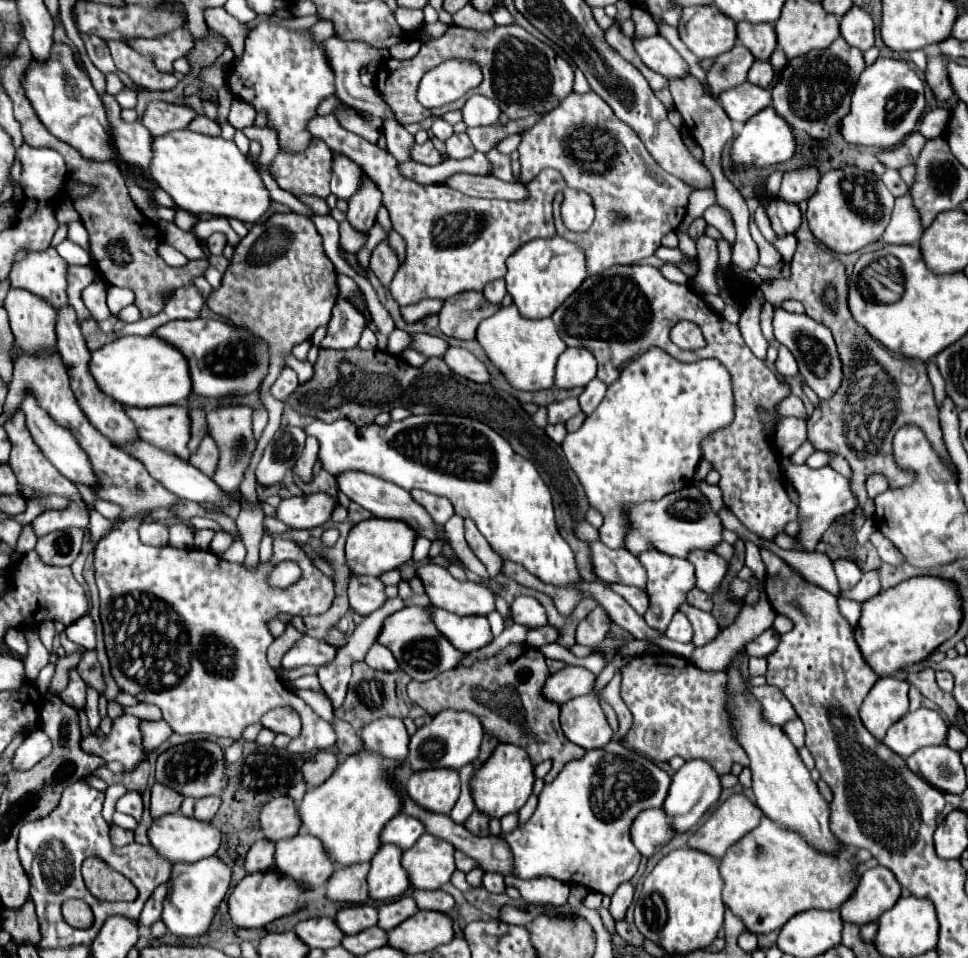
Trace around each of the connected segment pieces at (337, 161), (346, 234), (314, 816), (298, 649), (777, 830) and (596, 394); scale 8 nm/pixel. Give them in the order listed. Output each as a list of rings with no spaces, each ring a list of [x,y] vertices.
[[[333,152],[333,170],[331,170],[331,192],[337,198],[349,200],[351,194],[359,188],[359,166],[351,162],[345,154]]]
[[[343,220],[343,222],[341,222],[339,232],[341,232],[341,248],[343,248],[343,250],[347,250],[347,252],[357,254],[357,252],[367,244],[367,234],[363,234],[363,232],[355,234],[353,226],[351,226],[351,224],[347,224],[347,220]]]
[[[369,750],[347,756],[327,782],[317,788],[307,788],[303,800],[297,804],[303,832],[319,838],[327,856],[337,866],[369,862],[371,854],[381,846],[381,828],[399,812],[399,794],[391,788],[385,774],[387,768],[399,768],[399,764]]]
[[[303,636],[285,656],[283,656],[283,668],[293,670],[305,664],[313,666],[323,666],[333,662],[337,656],[337,646],[327,644],[323,640],[315,640],[311,636]]]
[[[763,818],[759,826],[745,834],[739,842],[735,842],[721,860],[719,870],[725,882],[723,902],[733,910],[733,914],[739,914],[739,918],[743,918],[747,930],[753,934],[767,934],[779,930],[791,916],[805,910],[837,910],[853,894],[857,880],[861,878],[861,862],[857,858],[857,848],[847,846],[843,842],[839,848],[843,848],[843,852],[821,854],[797,832],[781,826],[779,822]]]
[[[593,378],[593,380],[585,386],[583,394],[579,396],[581,410],[589,416],[589,414],[599,406],[599,402],[601,402],[603,396],[605,396],[605,392],[607,392],[607,386],[603,386],[603,382],[601,382],[599,378]]]

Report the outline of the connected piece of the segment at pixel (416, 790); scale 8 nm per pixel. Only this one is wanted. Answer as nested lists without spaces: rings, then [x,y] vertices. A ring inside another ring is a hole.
[[[443,768],[413,772],[405,790],[421,808],[449,814],[459,798],[459,774]]]

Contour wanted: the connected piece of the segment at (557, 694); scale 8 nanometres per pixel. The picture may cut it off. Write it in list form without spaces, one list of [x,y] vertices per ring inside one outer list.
[[[565,666],[563,670],[551,674],[547,680],[547,686],[543,686],[543,692],[547,698],[555,700],[557,704],[563,704],[575,696],[589,694],[595,688],[595,674],[591,674],[583,666]]]

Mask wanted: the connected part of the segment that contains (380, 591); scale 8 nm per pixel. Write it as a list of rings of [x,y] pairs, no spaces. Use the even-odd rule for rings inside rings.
[[[351,576],[347,594],[351,608],[361,616],[375,612],[387,602],[383,582],[373,576]]]

